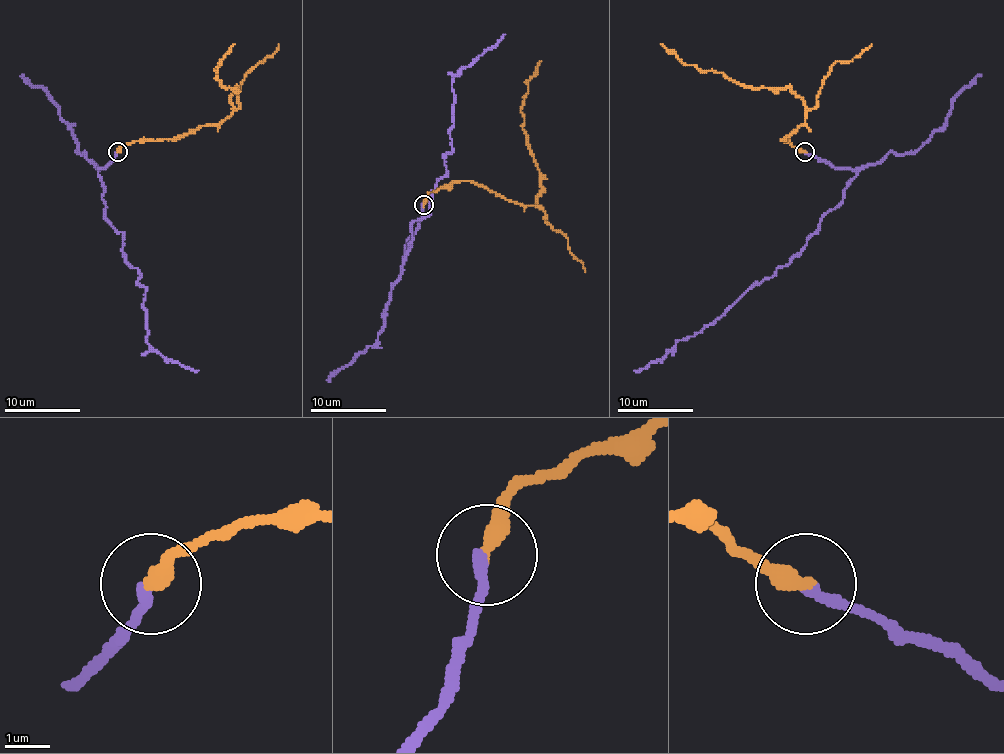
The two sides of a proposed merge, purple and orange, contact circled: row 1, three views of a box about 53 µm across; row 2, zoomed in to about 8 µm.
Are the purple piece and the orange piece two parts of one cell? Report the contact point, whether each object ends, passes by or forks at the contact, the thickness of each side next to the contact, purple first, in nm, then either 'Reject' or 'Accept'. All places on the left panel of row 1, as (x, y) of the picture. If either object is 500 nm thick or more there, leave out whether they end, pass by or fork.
Place: (117, 151). At the ring purple ends. At the ring orange ends. Thickness 280 nm (purple) against 380 nm. Accept

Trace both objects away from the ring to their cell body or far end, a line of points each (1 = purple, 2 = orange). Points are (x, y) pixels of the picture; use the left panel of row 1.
1: (117, 152), (98, 173), (105, 217), (122, 234), (124, 260), (145, 289), (145, 340), (198, 370)
2: (117, 152), (134, 141), (179, 139), (221, 123), (231, 114), (234, 87), (225, 87), (214, 70), (234, 44)

